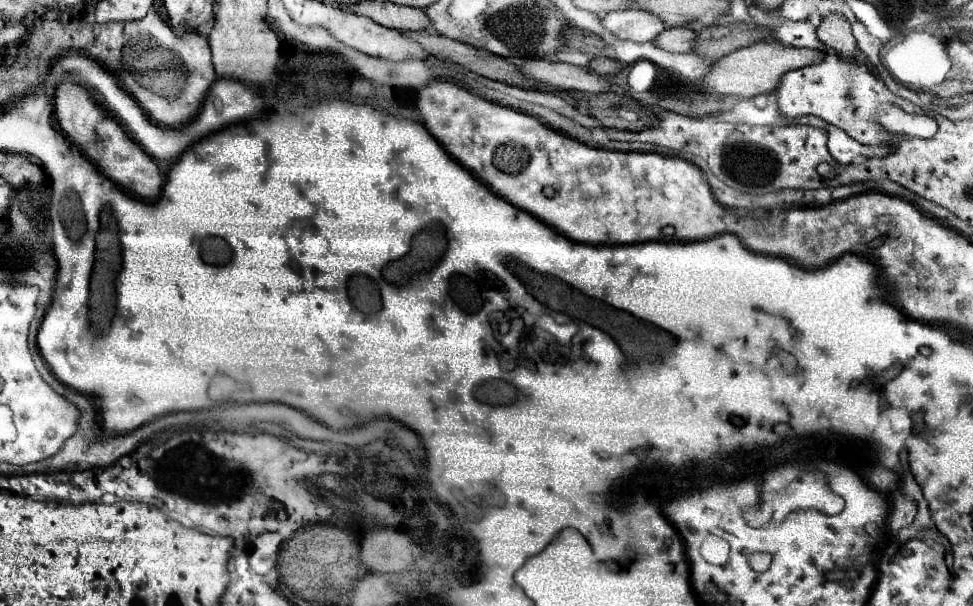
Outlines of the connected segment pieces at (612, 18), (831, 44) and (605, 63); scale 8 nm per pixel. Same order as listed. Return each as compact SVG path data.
M639 10L609 12L601 16L601 24L619 40L631 42L651 42L659 32L663 32L663 24L659 24L657 16Z
M827 16L825 20L821 20L817 28L817 36L827 48L837 50L841 58L859 60L859 52L855 46L855 38L851 34L851 26L847 24L847 20L843 20L843 16Z
M597 56L589 62L589 70L601 74L601 76L611 76L611 74L617 74L621 70L621 64L611 60L611 58L605 58L605 56Z

